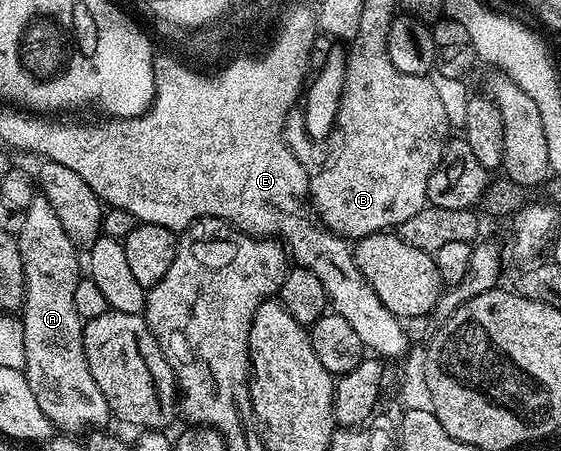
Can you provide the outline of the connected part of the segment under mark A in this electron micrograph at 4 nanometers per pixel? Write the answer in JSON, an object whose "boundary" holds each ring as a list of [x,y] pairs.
{"boundary":[[[37,195],[29,203],[29,207],[23,214],[23,226],[17,235],[17,240],[19,243],[19,254],[23,260],[23,288],[25,290],[21,310],[24,331],[24,367],[22,370],[27,375],[30,389],[33,390],[33,399],[37,399],[37,407],[41,407],[41,411],[51,420],[52,426],[56,430],[66,431],[68,434],[75,435],[78,434],[78,429],[84,428],[83,430],[86,430],[88,427],[106,426],[106,421],[110,422],[112,420],[111,408],[101,391],[101,387],[97,387],[97,379],[93,379],[93,371],[89,371],[89,363],[85,359],[85,351],[83,350],[83,327],[85,322],[82,317],[77,315],[77,306],[73,303],[73,291],[77,291],[77,283],[81,276],[80,262],[79,265],[75,262],[75,252],[77,252],[77,249],[69,239],[69,235],[65,235],[65,227],[61,227],[61,219],[57,219],[57,215],[53,215],[53,207],[49,207],[49,203],[42,195]]]}

